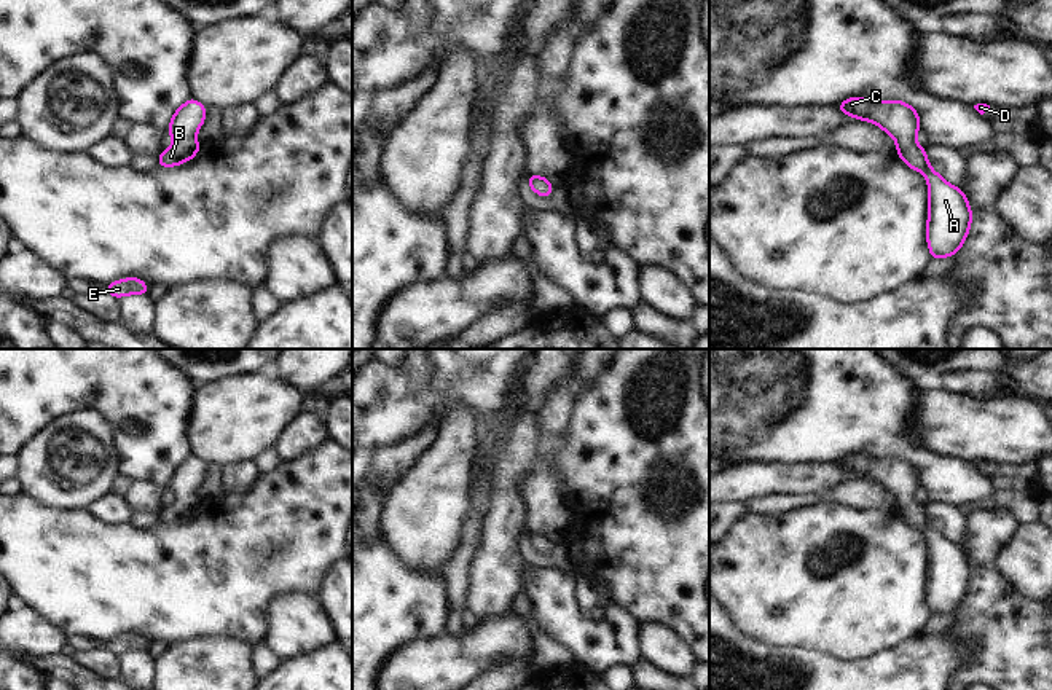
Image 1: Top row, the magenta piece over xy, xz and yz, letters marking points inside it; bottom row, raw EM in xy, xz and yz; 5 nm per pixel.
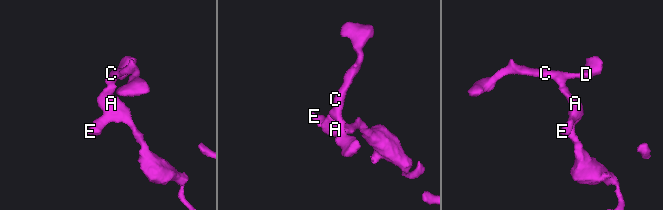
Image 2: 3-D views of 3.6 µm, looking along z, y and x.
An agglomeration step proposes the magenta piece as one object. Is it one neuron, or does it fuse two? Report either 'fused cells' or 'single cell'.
single cell

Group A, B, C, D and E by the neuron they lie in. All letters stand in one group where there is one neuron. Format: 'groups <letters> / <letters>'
groups A B C D E

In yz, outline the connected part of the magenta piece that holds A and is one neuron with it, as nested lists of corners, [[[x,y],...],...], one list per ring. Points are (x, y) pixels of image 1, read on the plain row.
[[[848,454],[838,461],[842,470],[875,480],[897,500],[896,512],[913,527],[923,529],[928,539],[926,596],[931,615],[955,612],[971,586],[972,566],[966,550],[945,539],[928,519],[928,510],[915,494],[920,484],[918,467],[902,457],[875,457]]]

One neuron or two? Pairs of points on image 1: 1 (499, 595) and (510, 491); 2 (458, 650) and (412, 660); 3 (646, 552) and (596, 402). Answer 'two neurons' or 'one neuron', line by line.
1: one neuron
2: one neuron
3: one neuron

